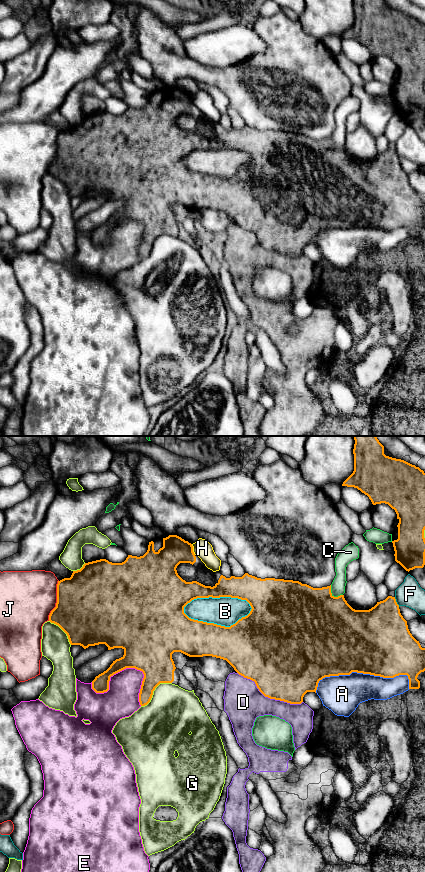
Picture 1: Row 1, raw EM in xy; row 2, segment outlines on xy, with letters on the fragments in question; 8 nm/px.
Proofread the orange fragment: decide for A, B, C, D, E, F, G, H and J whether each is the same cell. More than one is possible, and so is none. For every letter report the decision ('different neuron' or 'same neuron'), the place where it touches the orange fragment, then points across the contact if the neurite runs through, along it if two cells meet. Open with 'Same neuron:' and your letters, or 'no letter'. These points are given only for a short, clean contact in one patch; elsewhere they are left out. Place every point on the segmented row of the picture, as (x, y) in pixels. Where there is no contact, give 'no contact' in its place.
Same neuron: no letter
A: different neuron | xy (359, 672)
B: different neuron | xy (216, 597)
C: different neuron | xy (333, 596)
D: different neuron | xy (268, 697)
E: different neuron | xy (112, 675)
F: different neuron | xy (396, 602)
G: different neuron | xy (153, 690)
H: different neuron | xy (192, 549)
J: different neuron | xy (57, 600)

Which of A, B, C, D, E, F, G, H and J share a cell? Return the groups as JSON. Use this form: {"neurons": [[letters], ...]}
{"neurons": [["A"], ["B", "D"], ["C"], ["E"], ["F"], ["G"], ["H"], ["J"]]}

